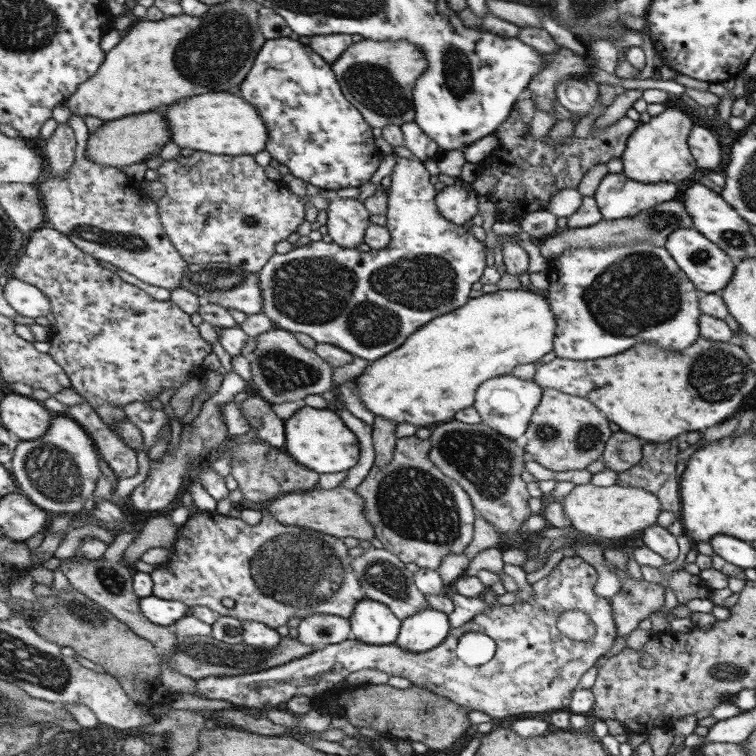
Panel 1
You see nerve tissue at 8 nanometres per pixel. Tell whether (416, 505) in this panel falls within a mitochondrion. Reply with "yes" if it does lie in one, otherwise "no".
yes

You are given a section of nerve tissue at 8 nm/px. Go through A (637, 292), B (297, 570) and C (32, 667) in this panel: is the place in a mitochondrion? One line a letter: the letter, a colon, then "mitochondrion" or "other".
A: mitochondrion
B: mitochondrion
C: mitochondrion

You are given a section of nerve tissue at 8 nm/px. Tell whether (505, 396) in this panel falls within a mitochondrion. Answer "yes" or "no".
no

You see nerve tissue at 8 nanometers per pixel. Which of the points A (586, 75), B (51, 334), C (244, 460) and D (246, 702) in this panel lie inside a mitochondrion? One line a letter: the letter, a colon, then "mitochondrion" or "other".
A: other
B: other
C: mitochondrion
D: other

